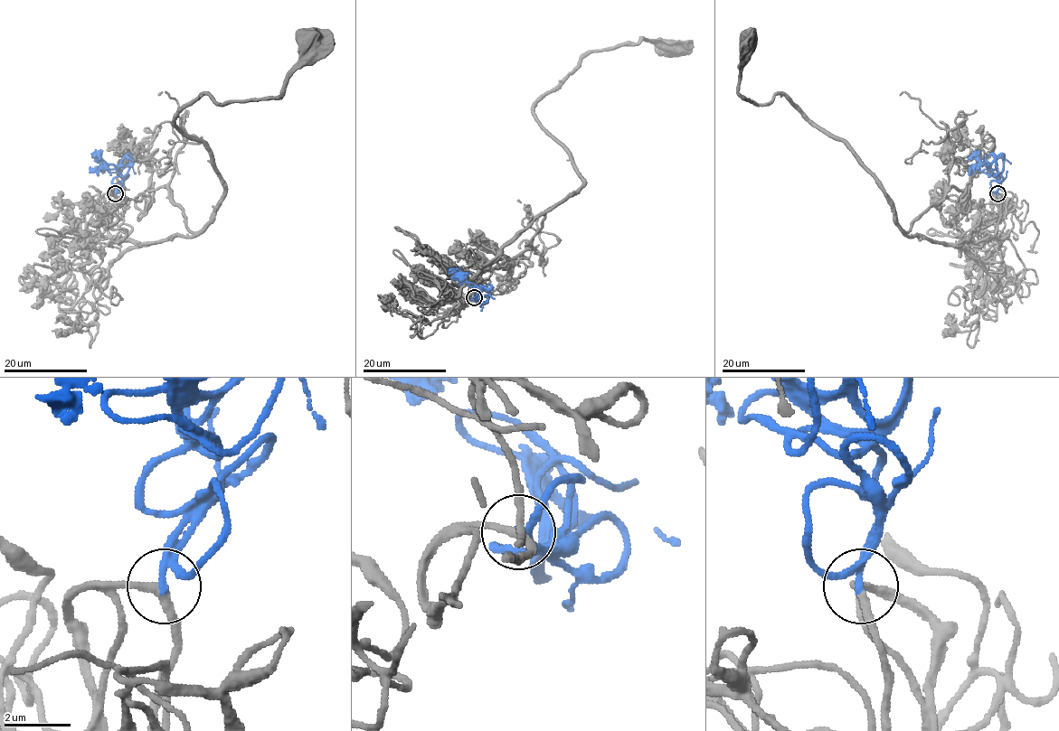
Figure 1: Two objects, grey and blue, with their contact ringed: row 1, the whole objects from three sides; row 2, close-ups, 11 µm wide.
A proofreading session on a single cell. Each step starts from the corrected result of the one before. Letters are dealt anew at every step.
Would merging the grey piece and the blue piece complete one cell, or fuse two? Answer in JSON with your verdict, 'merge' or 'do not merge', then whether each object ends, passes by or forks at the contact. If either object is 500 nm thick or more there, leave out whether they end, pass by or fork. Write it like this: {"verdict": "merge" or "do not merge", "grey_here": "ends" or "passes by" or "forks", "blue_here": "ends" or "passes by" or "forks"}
{"verdict": "merge", "grey_here": "passes by", "blue_here": "passes by"}

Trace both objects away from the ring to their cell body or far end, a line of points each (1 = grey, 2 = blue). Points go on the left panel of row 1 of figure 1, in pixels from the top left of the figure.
1: (115, 193), (117, 224), (139, 244), (193, 236), (224, 181), (175, 116), (201, 94), (276, 98), (309, 39)
2: (115, 193), (122, 178), (112, 164), (89, 173)

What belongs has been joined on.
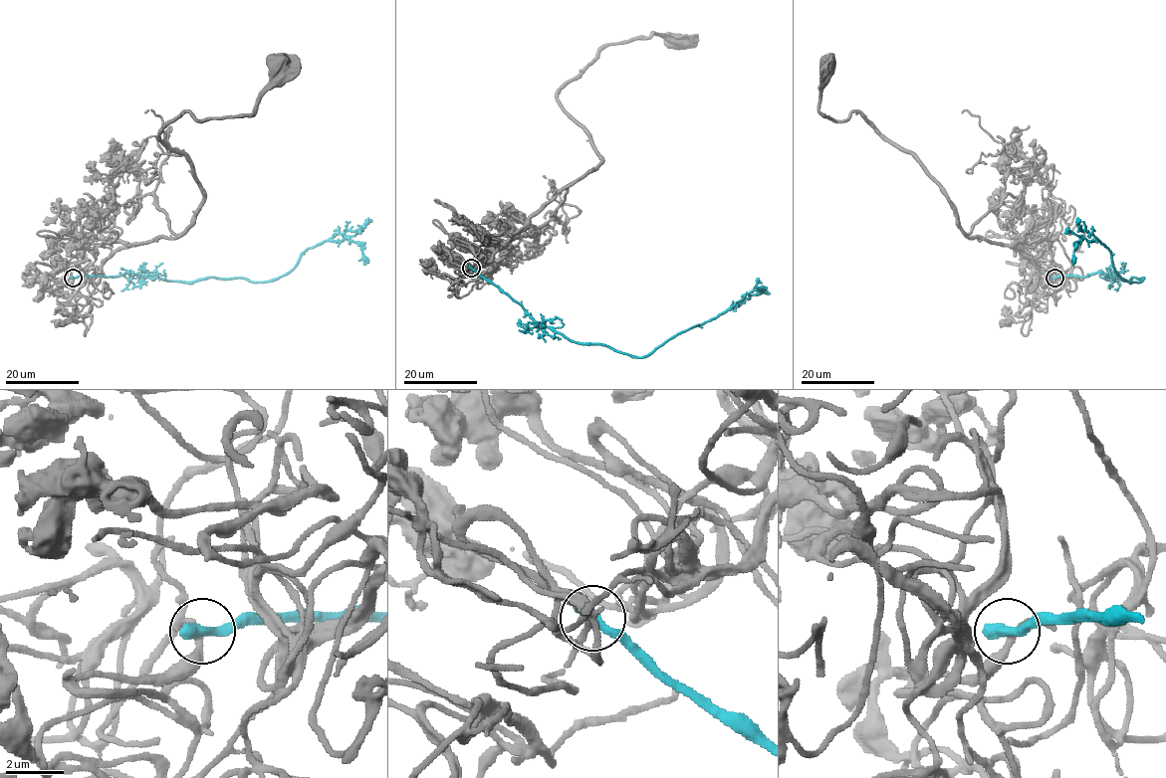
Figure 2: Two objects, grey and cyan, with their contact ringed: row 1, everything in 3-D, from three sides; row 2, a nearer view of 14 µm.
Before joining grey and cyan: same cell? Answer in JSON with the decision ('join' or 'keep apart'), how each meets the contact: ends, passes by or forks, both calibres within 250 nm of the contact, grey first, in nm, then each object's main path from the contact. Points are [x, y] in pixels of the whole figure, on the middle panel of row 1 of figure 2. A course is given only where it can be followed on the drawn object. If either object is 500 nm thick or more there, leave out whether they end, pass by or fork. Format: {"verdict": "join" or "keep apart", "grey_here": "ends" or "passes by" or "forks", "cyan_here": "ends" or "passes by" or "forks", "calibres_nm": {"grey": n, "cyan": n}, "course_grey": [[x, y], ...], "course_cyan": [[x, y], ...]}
{"verdict": "keep apart", "grey_here": "passes by", "cyan_here": "ends", "calibres_nm": {"grey": 240, "cyan": 480}, "course_grey": [[471, 269], [466, 264], [488, 262], [600, 163], [558, 92], [610, 44], [652, 32], [676, 43]], "course_cyan": [[471, 268], [539, 323], [574, 341], [602, 344], [637, 357], [723, 313], [763, 286]]}

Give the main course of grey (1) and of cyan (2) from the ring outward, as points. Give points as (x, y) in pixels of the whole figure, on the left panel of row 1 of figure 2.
1: (74, 278), (73, 295), (116, 250), (190, 223), (203, 188), (160, 131), (183, 112), (249, 115), (279, 64)
2: (74, 278), (124, 273), (175, 282), (272, 282), (289, 272), (307, 249), (345, 238), (358, 245), (365, 265)

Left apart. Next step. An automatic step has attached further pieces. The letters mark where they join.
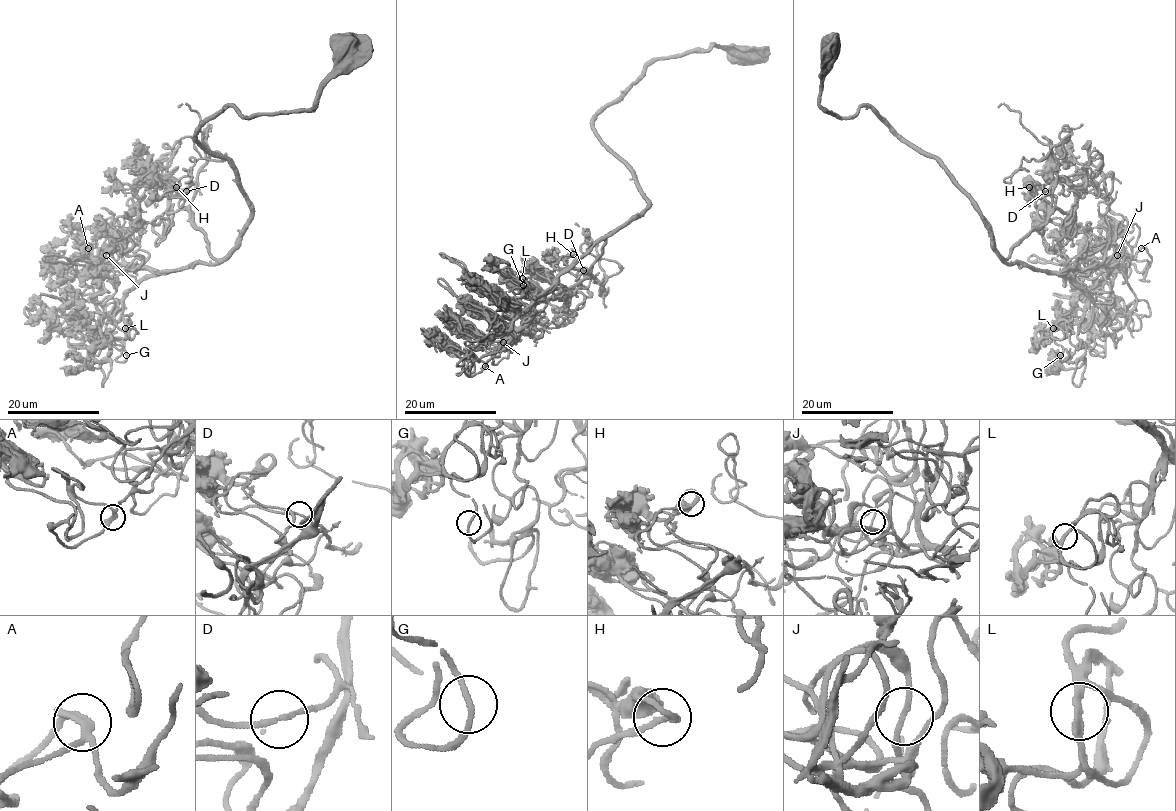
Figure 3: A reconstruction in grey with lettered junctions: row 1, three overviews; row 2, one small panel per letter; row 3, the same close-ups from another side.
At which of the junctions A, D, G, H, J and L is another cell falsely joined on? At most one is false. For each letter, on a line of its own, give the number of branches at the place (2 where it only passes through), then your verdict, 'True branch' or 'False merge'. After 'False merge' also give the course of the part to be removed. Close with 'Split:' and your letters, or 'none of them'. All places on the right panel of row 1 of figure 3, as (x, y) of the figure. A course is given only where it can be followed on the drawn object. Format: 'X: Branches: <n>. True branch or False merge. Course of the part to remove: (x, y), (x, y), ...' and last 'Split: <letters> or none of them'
A: Branches: 3. True branch
D: Branches: 2. True branch
G: Branches: 2. True branch
H: Branches: 3. True branch
J: Branches: 2. True branch
L: Branches: 2. True branch
Split: none of them

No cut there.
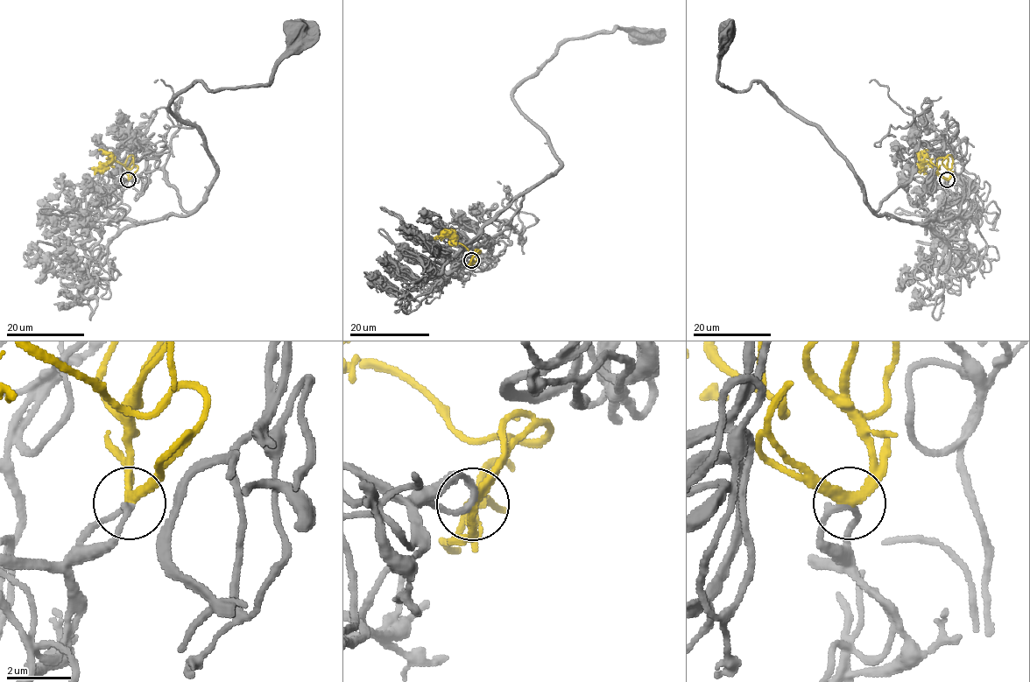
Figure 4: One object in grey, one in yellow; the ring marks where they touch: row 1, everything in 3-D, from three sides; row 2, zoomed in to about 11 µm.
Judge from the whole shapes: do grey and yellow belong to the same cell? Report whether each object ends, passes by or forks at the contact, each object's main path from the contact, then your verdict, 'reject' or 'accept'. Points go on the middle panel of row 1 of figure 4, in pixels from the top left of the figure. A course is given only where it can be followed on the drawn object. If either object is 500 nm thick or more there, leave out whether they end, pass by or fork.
grey passes by; yellow passes by; grey runs (470, 260), (462, 264), (458, 256), (559, 167), (513, 91), (570, 39), (616, 26), (642, 38); yellow runs (470, 260), (481, 249), (469, 252), (461, 244), (451, 244), (456, 237), (455, 235), (437, 236), (433, 239); accept

